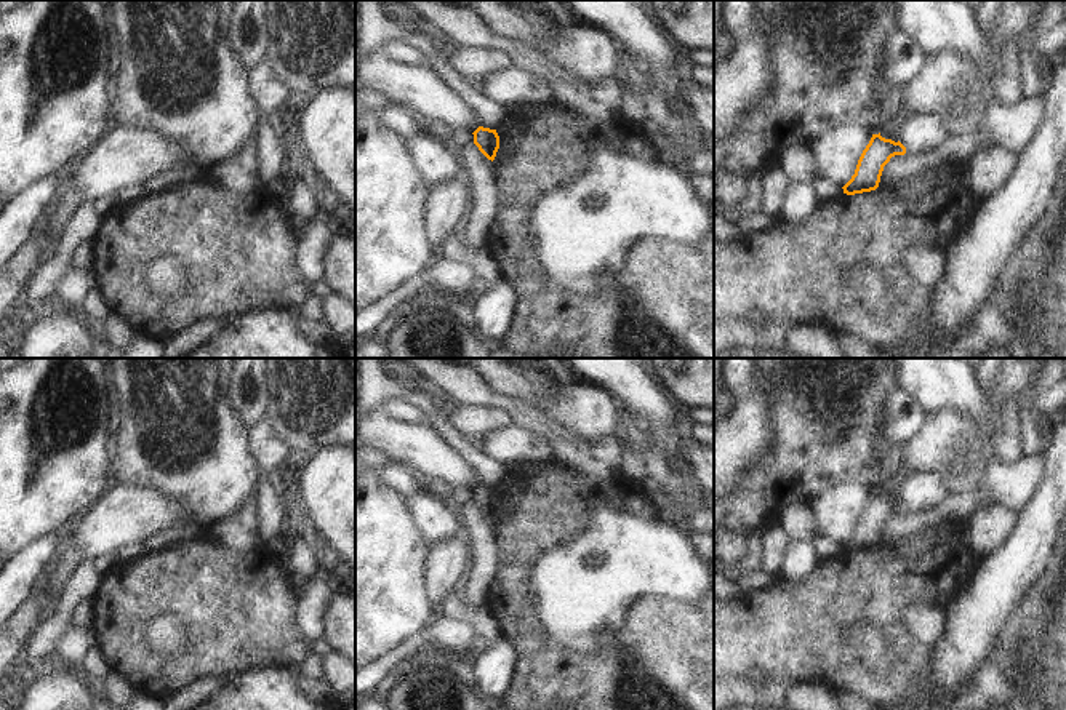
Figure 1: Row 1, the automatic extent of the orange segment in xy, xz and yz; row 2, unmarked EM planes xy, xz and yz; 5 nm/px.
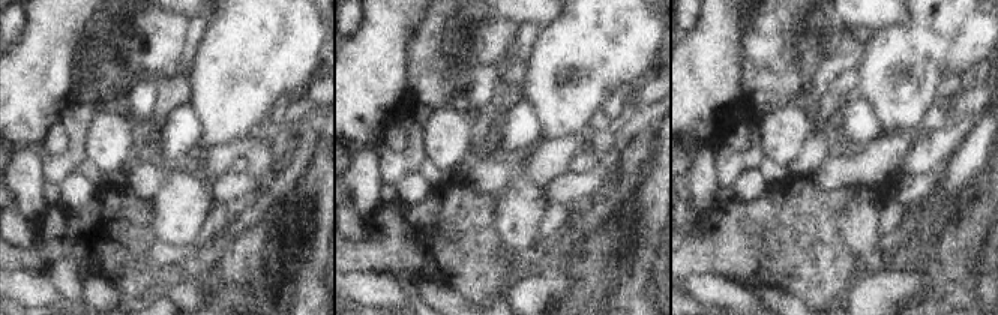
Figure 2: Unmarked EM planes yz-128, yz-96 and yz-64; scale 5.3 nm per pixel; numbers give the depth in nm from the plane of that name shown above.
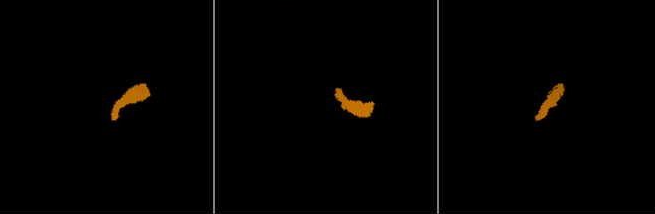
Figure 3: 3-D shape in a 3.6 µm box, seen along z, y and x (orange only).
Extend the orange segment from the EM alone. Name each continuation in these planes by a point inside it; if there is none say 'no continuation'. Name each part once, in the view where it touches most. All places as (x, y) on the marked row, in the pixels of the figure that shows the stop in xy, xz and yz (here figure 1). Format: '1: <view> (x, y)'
no continuation

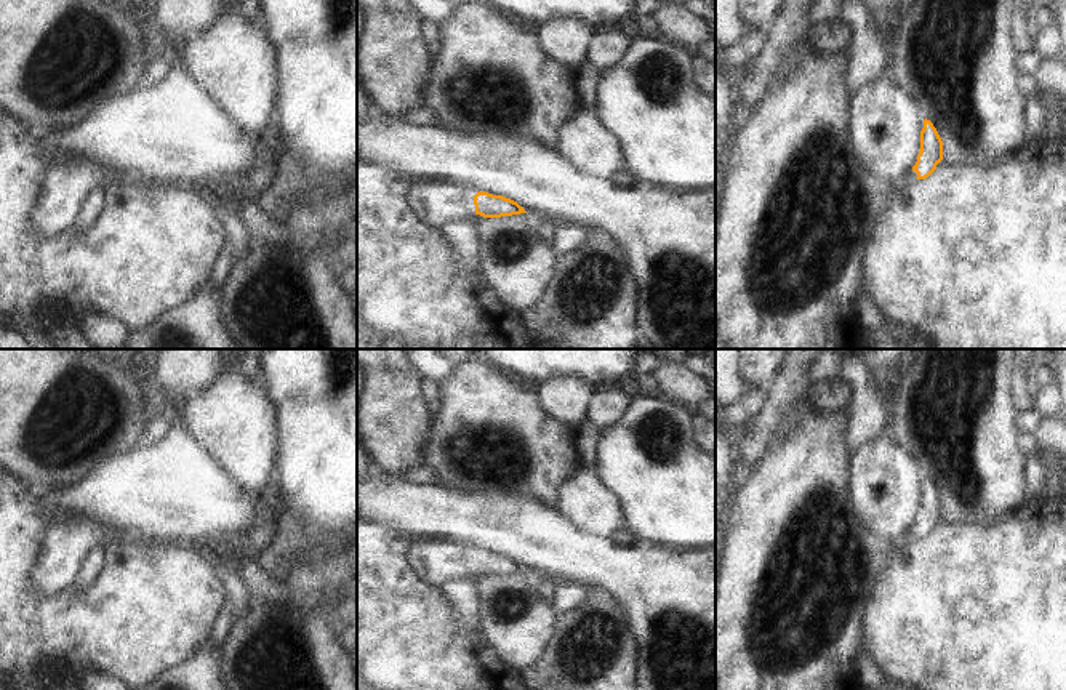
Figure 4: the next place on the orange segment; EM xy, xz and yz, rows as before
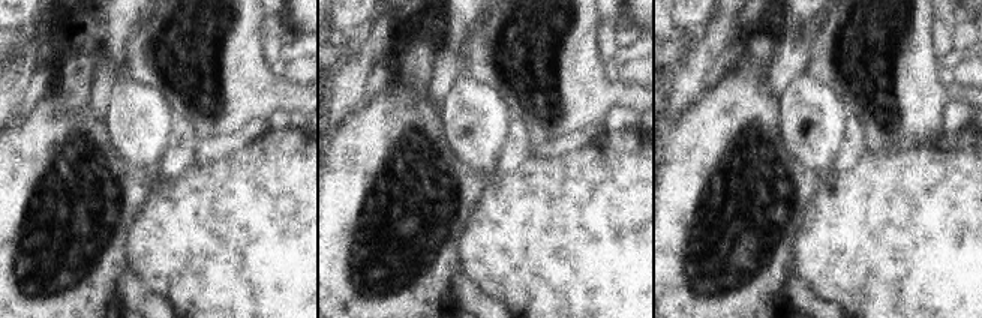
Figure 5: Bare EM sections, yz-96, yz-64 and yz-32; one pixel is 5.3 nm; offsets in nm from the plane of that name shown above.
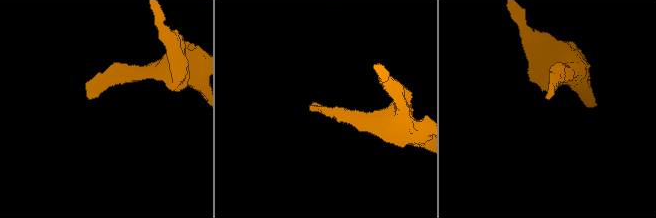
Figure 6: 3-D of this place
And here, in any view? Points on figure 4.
1: xz (437, 202)

